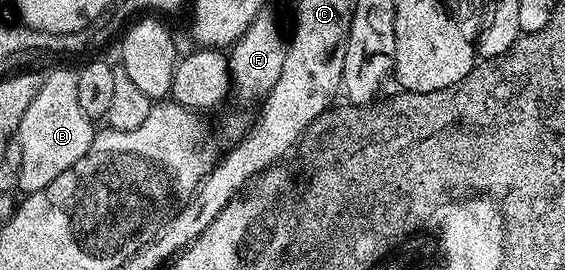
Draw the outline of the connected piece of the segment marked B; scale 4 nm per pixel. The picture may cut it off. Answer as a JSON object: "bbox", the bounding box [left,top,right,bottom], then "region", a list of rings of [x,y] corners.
{"bbox":[17,68,97,194],"region":[[[74,68],[55,69],[51,74],[48,72],[41,83],[41,91],[37,91],[25,115],[21,115],[17,134],[21,147],[17,180],[24,194],[36,193],[49,187],[49,183],[53,183],[61,171],[69,171],[73,163],[77,163],[77,159],[89,151],[89,143],[95,138],[97,129],[91,126],[94,125],[92,118],[81,111],[81,102],[77,99],[78,78]]]}

